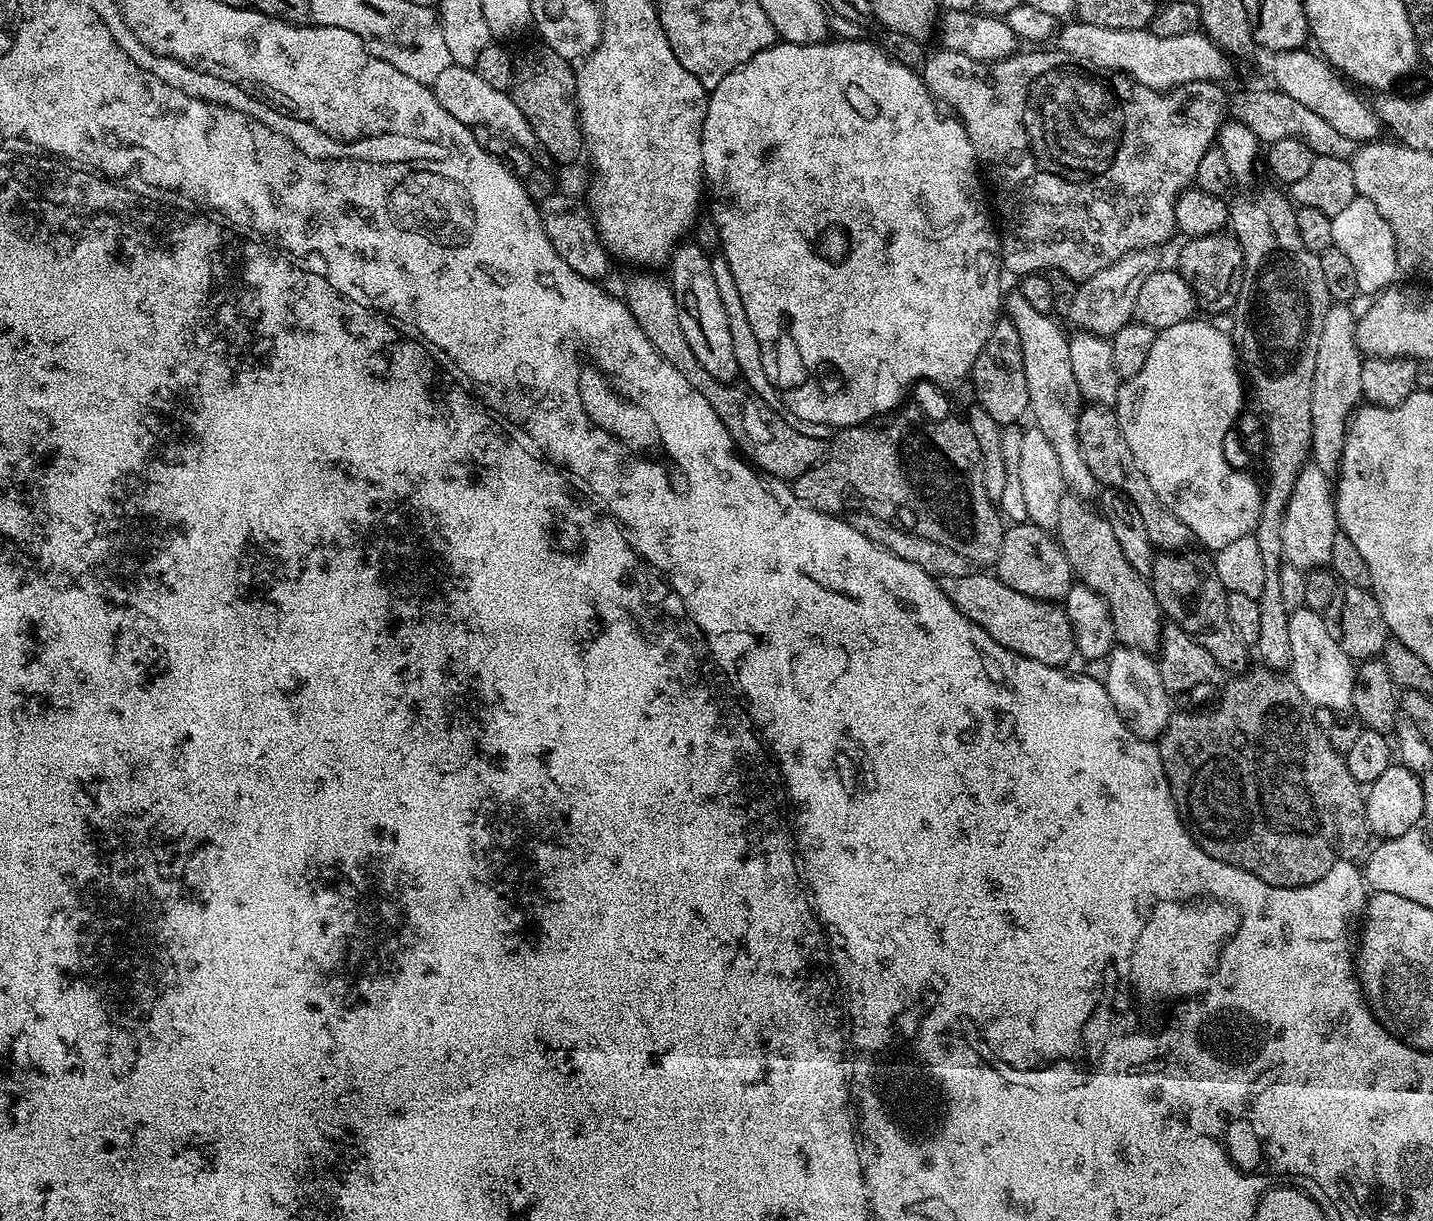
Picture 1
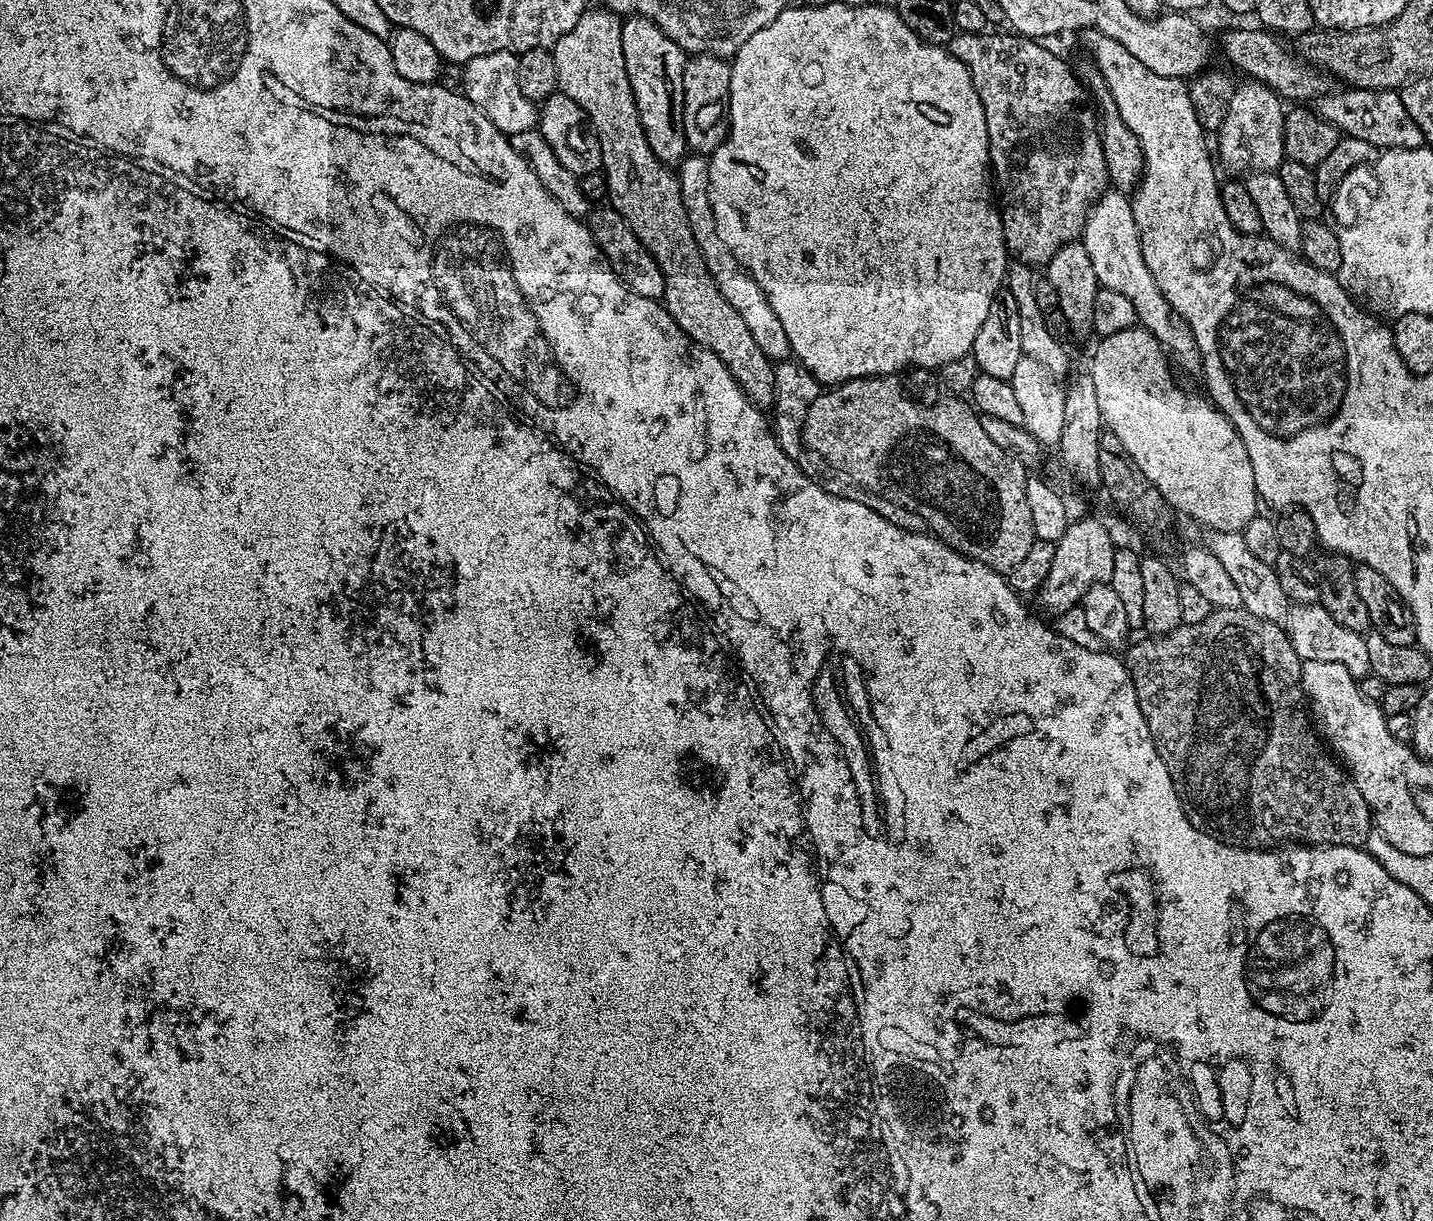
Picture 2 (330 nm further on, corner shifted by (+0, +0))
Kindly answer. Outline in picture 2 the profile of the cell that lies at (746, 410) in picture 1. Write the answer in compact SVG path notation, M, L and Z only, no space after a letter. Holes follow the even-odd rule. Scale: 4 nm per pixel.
M593 6L550 51L554 66L558 66L558 88L578 106L582 106L589 125L596 133L602 158L602 171L608 183L607 203L634 230L638 242L650 250L660 263L664 275L664 308L678 322L682 331L696 344L718 354L740 383L749 400L761 410L771 409L772 387L776 381L773 361L754 342L746 322L738 318L738 310L722 298L722 290L714 282L698 242L690 230L686 218L686 206L680 197L677 173L664 164L650 150L646 142L646 130L642 130L642 118L638 118L638 106L634 102L634 90L630 86L630 74L626 74L626 54L622 54L622 20L607 6Z

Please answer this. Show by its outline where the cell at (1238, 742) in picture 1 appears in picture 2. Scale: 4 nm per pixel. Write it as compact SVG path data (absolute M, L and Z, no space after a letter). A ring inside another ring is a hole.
M1244 607L1217 608L1206 618L1202 618L1202 622L1181 623L1173 632L1165 632L1163 636L1149 635L1147 639L1127 645L1128 653L1123 653L1122 656L1124 667L1128 669L1132 679L1134 694L1138 698L1142 718L1146 718L1150 738L1162 762L1166 762L1166 770L1174 782L1174 790L1178 794L1182 810L1199 832L1210 834L1223 844L1232 844L1236 848L1270 848L1283 845L1285 842L1351 848L1364 848L1367 845L1368 836L1374 831L1372 812L1366 806L1366 798L1362 798L1362 790L1358 790L1351 775L1335 759L1332 761L1328 757L1329 749L1322 743L1310 719L1306 697L1304 691L1300 689L1301 658L1294 650L1288 633L1277 621L1258 618L1247 612Z

